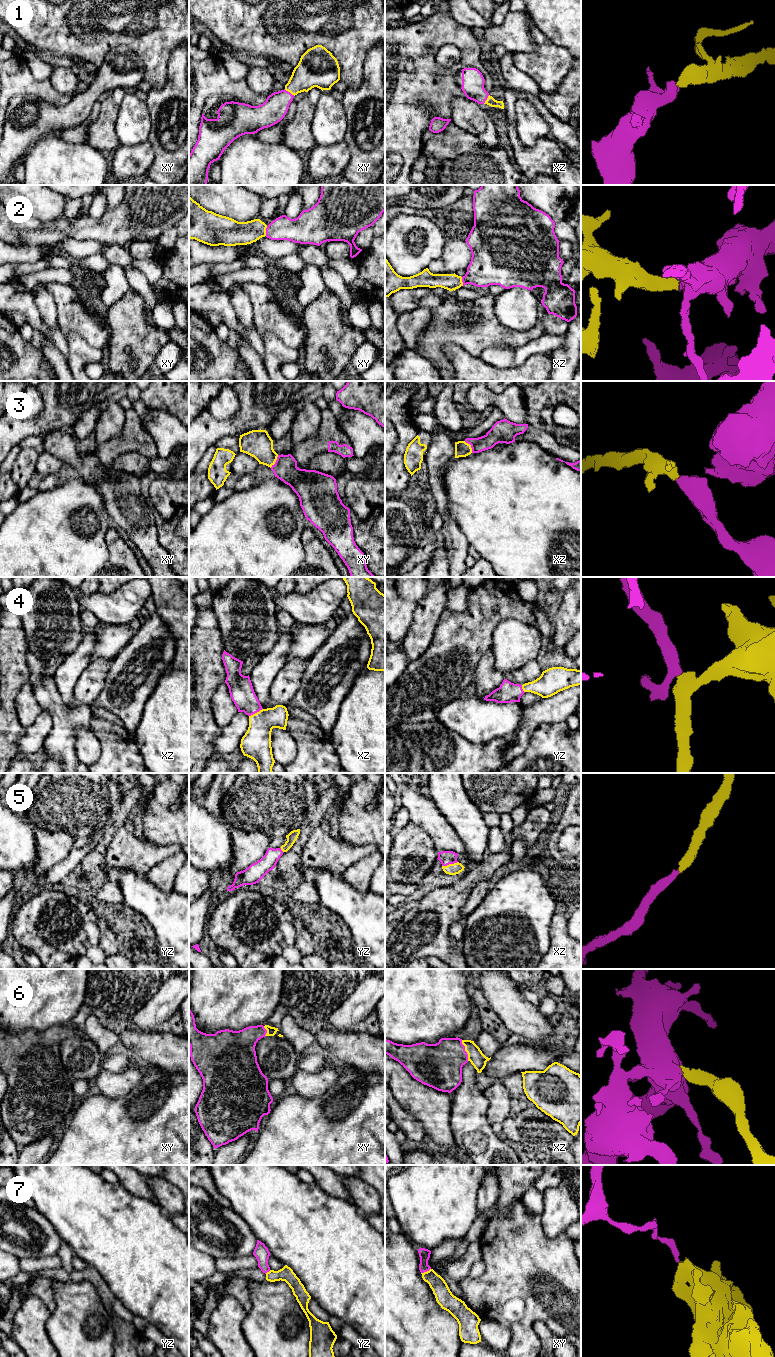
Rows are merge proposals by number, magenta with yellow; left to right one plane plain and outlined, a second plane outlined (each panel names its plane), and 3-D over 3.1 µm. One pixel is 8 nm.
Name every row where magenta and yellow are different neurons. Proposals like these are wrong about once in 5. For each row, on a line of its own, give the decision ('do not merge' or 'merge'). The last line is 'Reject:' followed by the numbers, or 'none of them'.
1: merge
2: merge
3: merge
4: merge
5: merge
6: merge
7: do not merge
Reject: 7

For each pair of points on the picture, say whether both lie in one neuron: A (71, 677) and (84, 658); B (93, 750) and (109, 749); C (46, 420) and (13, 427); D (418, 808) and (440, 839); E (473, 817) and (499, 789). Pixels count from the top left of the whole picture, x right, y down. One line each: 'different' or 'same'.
A: same
B: different
C: same
D: same
E: different

